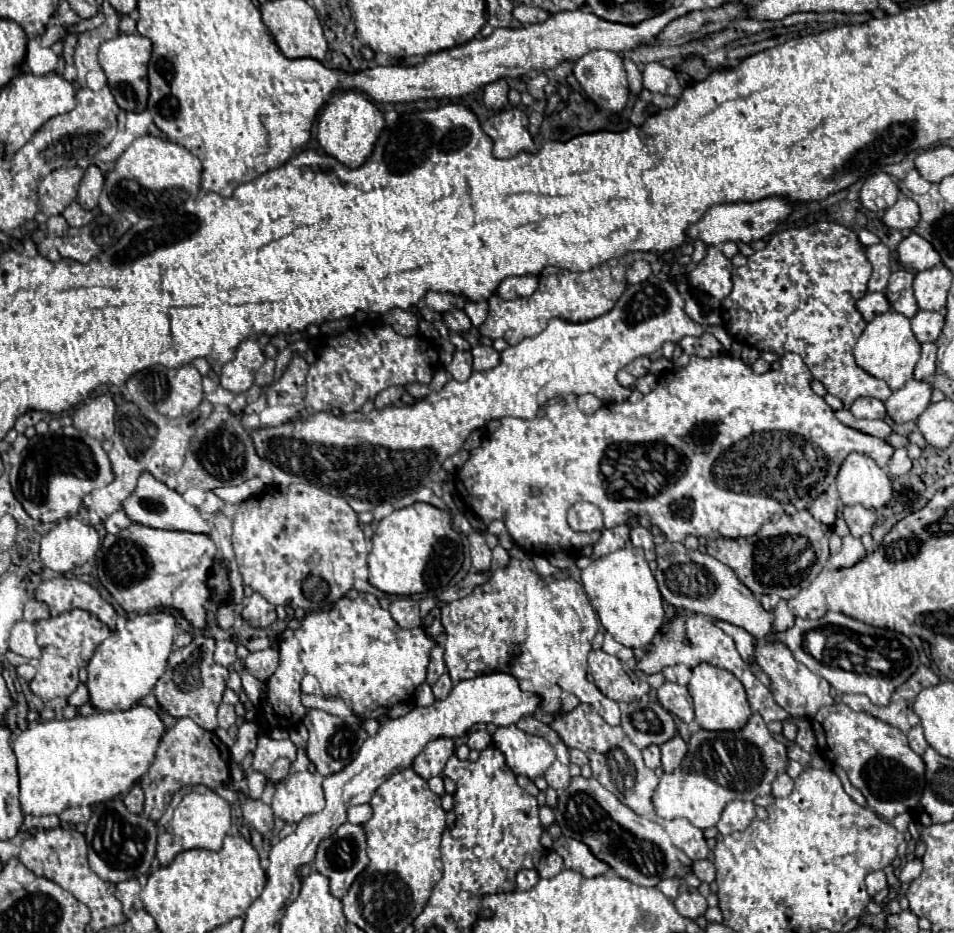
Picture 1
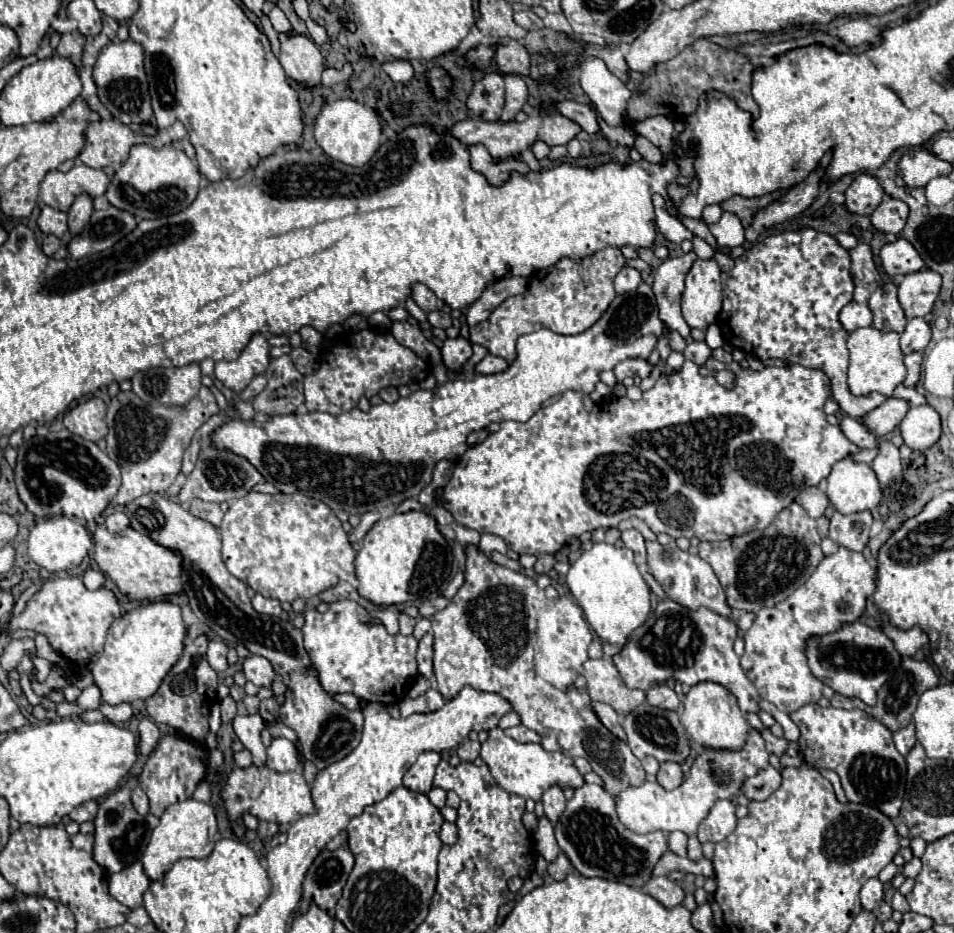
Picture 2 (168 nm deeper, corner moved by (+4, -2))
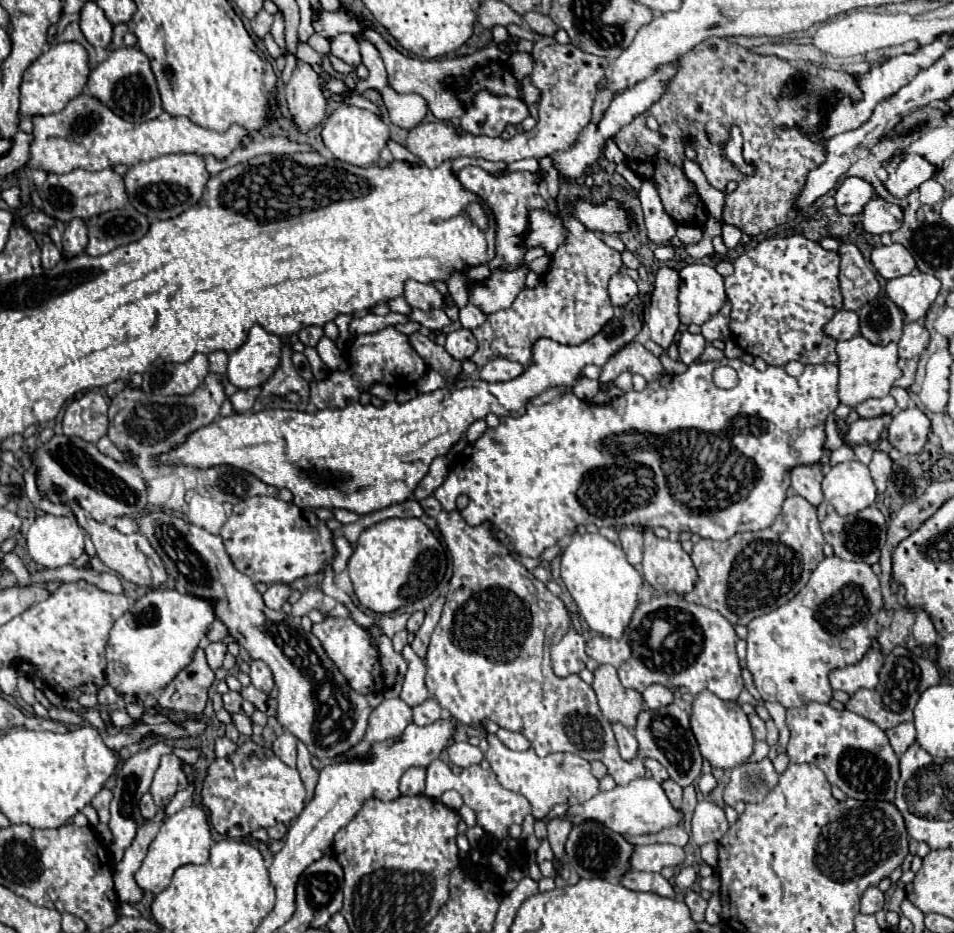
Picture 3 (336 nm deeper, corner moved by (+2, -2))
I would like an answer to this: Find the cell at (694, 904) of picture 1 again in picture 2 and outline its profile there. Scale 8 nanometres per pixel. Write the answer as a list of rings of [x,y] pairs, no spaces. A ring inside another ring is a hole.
[[[651,876],[651,880],[641,890],[645,894],[653,896],[655,900],[659,900],[665,908],[675,908],[685,898],[685,892],[681,890],[681,886],[669,878],[665,878],[665,876],[661,876],[661,878]]]

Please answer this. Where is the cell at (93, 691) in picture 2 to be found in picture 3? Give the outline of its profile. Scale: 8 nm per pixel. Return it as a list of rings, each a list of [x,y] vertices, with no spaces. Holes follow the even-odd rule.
[[[105,684],[105,686],[97,692],[97,700],[99,700],[99,706],[113,706],[113,704],[119,700],[119,696],[117,696],[117,692],[113,692],[111,686]]]

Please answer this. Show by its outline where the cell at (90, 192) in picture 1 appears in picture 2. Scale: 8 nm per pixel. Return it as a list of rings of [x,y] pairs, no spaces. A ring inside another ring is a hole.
[[[87,194],[77,196],[77,200],[73,202],[71,210],[67,212],[67,218],[69,218],[67,224],[69,224],[69,234],[71,236],[77,236],[83,230],[83,226],[91,218],[91,212],[93,212],[93,200]]]

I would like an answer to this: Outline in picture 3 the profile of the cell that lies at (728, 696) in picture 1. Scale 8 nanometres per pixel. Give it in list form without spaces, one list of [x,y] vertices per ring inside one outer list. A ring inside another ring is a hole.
[[[709,690],[699,692],[693,700],[691,730],[697,738],[697,744],[699,744],[699,750],[701,750],[703,758],[709,760],[709,764],[713,768],[719,768],[719,770],[735,768],[737,764],[743,764],[753,754],[755,738],[751,734],[747,714],[741,710],[741,706],[737,702],[721,700]]]

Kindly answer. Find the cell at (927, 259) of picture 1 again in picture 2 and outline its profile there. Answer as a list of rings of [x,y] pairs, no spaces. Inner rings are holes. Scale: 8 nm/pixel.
[[[897,238],[893,244],[885,244],[879,252],[879,258],[881,258],[883,270],[889,276],[911,274],[925,266],[917,250],[905,238]]]

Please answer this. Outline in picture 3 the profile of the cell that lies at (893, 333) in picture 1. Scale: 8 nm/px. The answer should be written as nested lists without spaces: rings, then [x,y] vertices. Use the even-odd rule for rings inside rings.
[[[861,334],[853,336],[851,340],[837,344],[837,356],[839,356],[839,400],[841,404],[855,408],[867,398],[881,398],[887,396],[893,388],[895,380],[901,378],[901,370],[897,366],[897,344],[891,342],[887,346],[873,344],[865,340]]]

